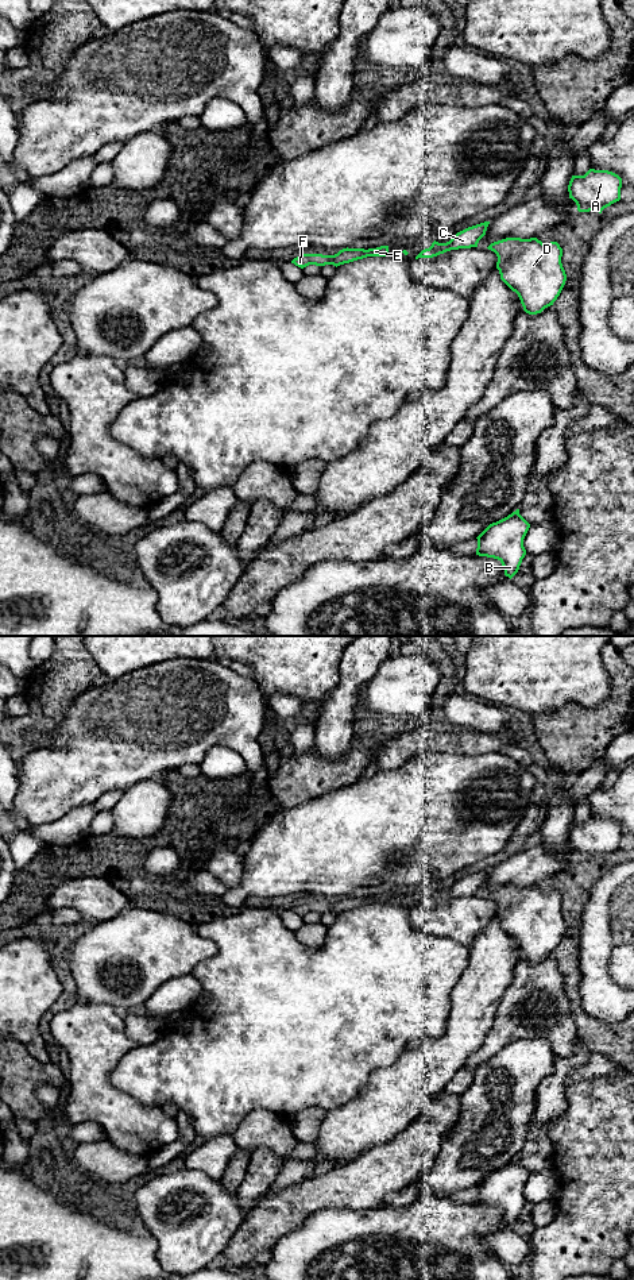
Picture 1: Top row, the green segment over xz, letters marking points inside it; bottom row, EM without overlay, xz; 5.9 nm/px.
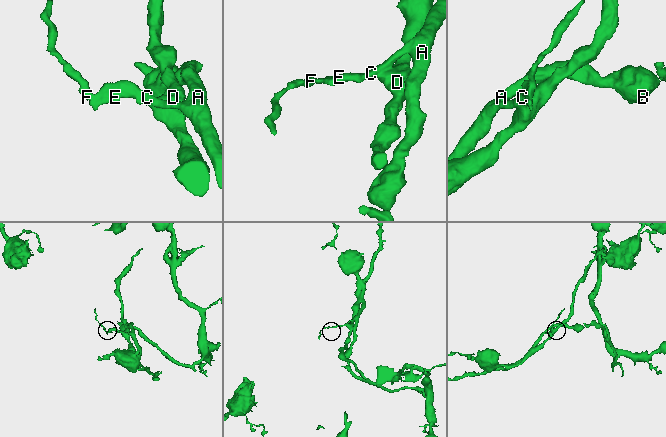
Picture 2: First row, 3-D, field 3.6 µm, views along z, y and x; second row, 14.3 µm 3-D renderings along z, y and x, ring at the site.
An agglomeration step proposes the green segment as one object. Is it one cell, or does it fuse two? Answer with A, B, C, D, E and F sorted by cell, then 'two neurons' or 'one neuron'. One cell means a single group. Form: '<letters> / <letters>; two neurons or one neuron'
A B C F / D E; two neurons

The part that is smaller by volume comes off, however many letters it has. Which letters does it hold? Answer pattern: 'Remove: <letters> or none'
Remove: D, E

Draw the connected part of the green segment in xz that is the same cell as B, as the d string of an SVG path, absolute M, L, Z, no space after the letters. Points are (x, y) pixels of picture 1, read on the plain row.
M519 1157L507 1165L490 1172L476 1187L476 1203L498 1207L510 1227L518 1221L526 1203L523 1187L530 1172L519 1163Z

